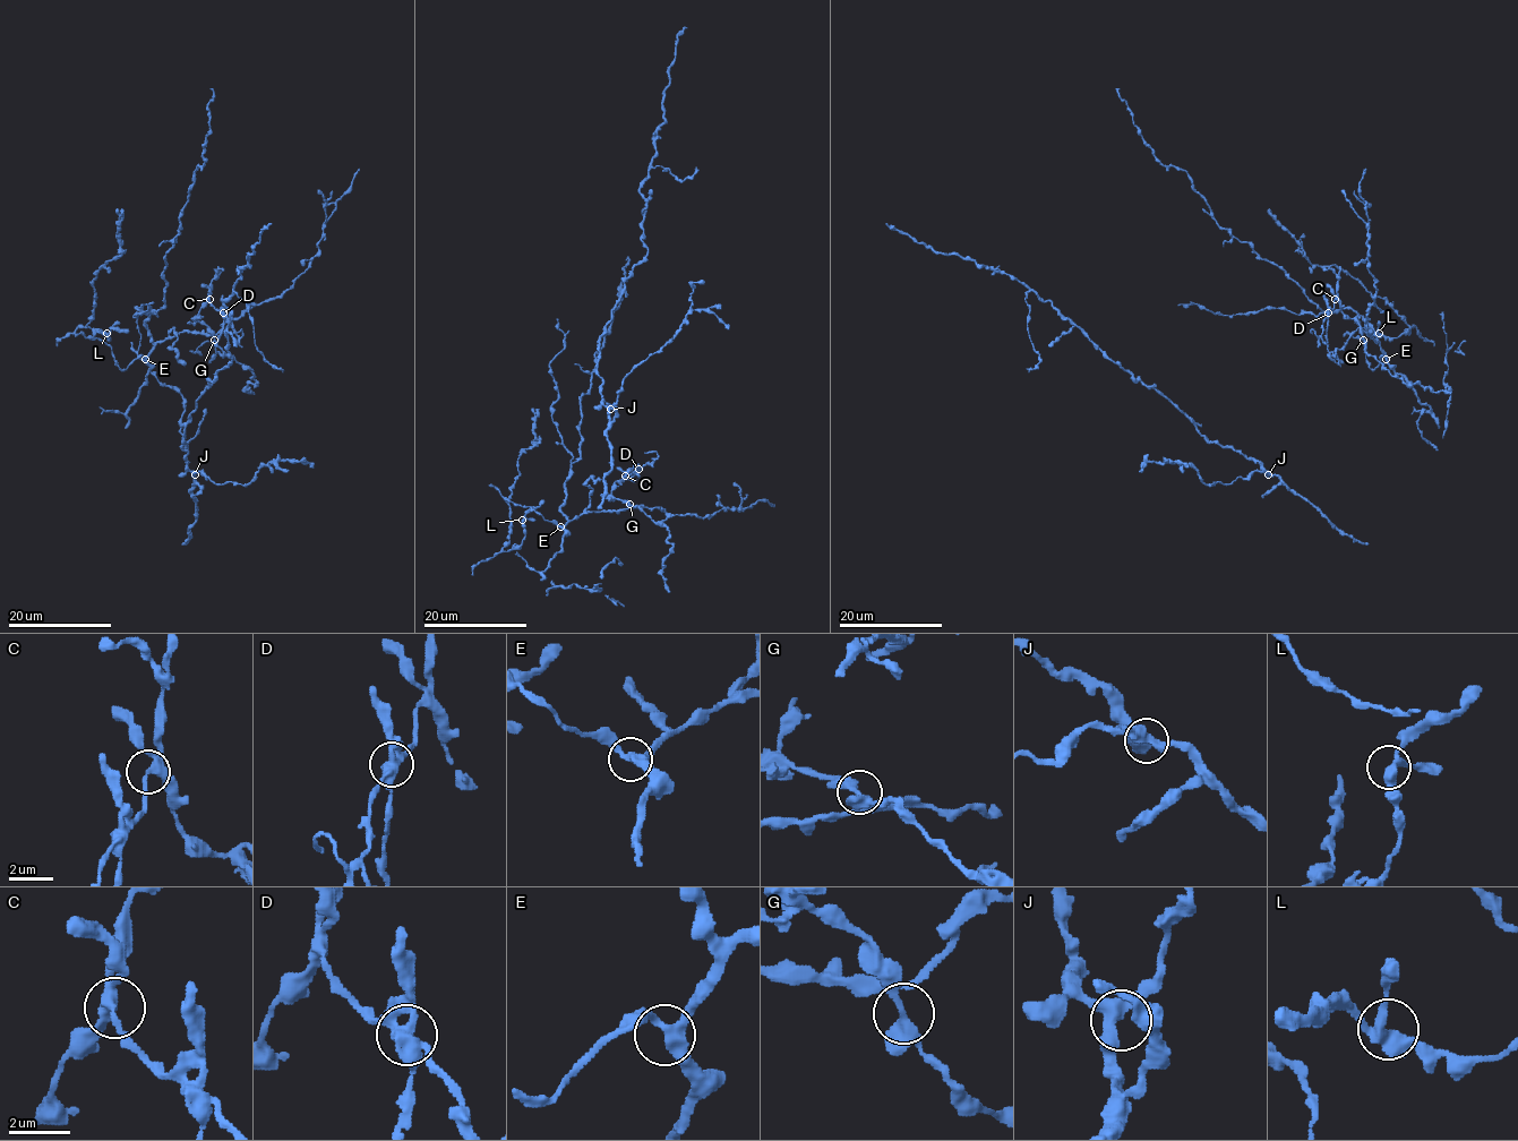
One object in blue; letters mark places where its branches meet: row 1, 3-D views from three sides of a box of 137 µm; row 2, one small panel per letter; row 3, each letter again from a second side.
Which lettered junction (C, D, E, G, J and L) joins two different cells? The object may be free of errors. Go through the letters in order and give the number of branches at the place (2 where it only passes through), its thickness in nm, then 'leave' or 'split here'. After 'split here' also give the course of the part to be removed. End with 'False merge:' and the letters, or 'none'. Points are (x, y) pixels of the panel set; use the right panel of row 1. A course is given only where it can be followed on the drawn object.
C: branches 4; calibre 280 nm; leave
D: branches 4; calibre 420 nm; split here; course (1328, 314), (1329, 355), (1336, 362)
E: branches 3; calibre 340 nm; leave
G: branches 4; calibre 280 nm; leave
J: branches 3; calibre 400 nm; leave
L: branches 3; calibre 360 nm; leave
False merge: D

